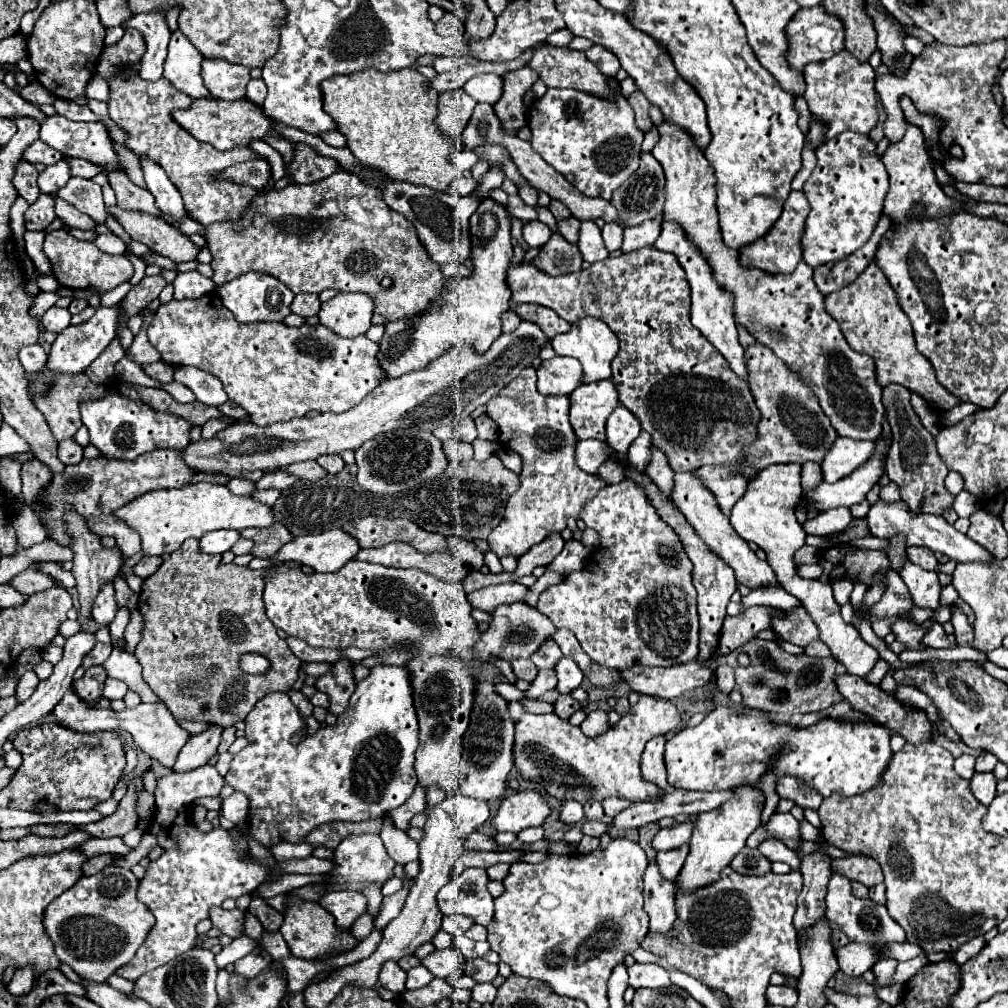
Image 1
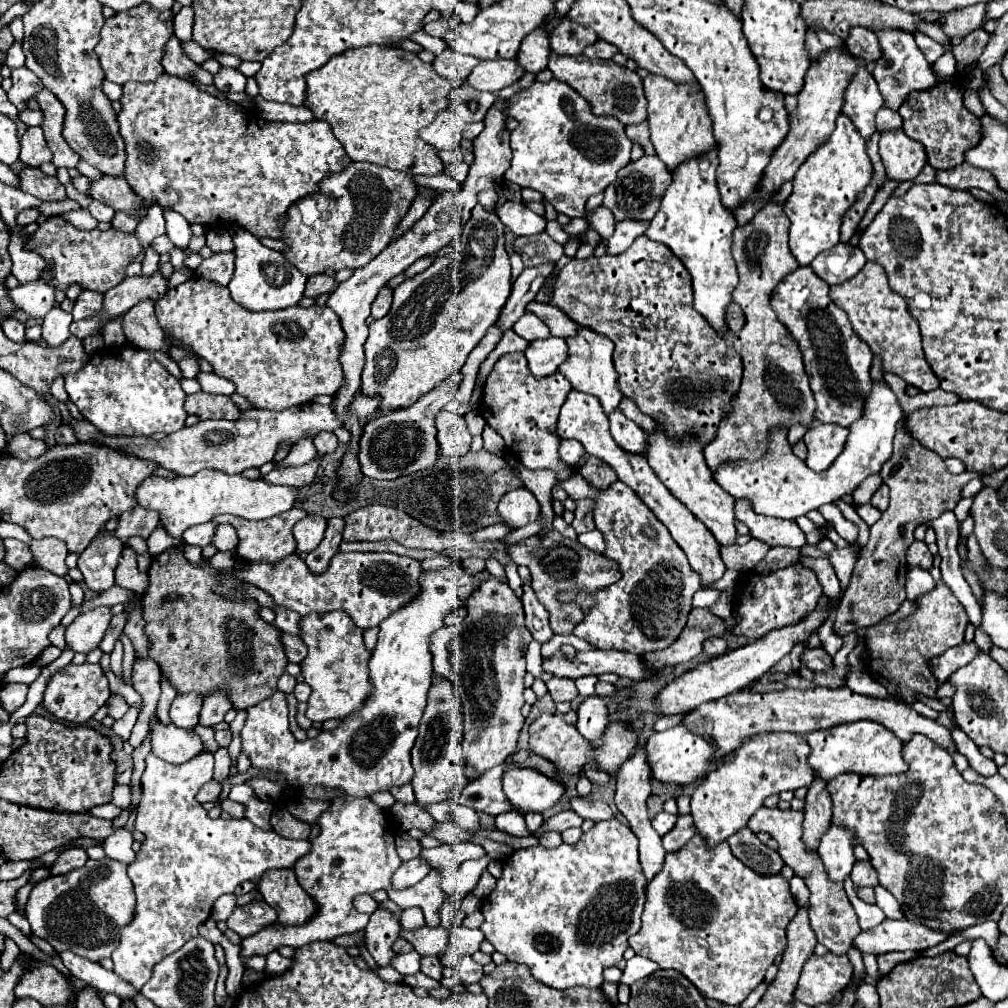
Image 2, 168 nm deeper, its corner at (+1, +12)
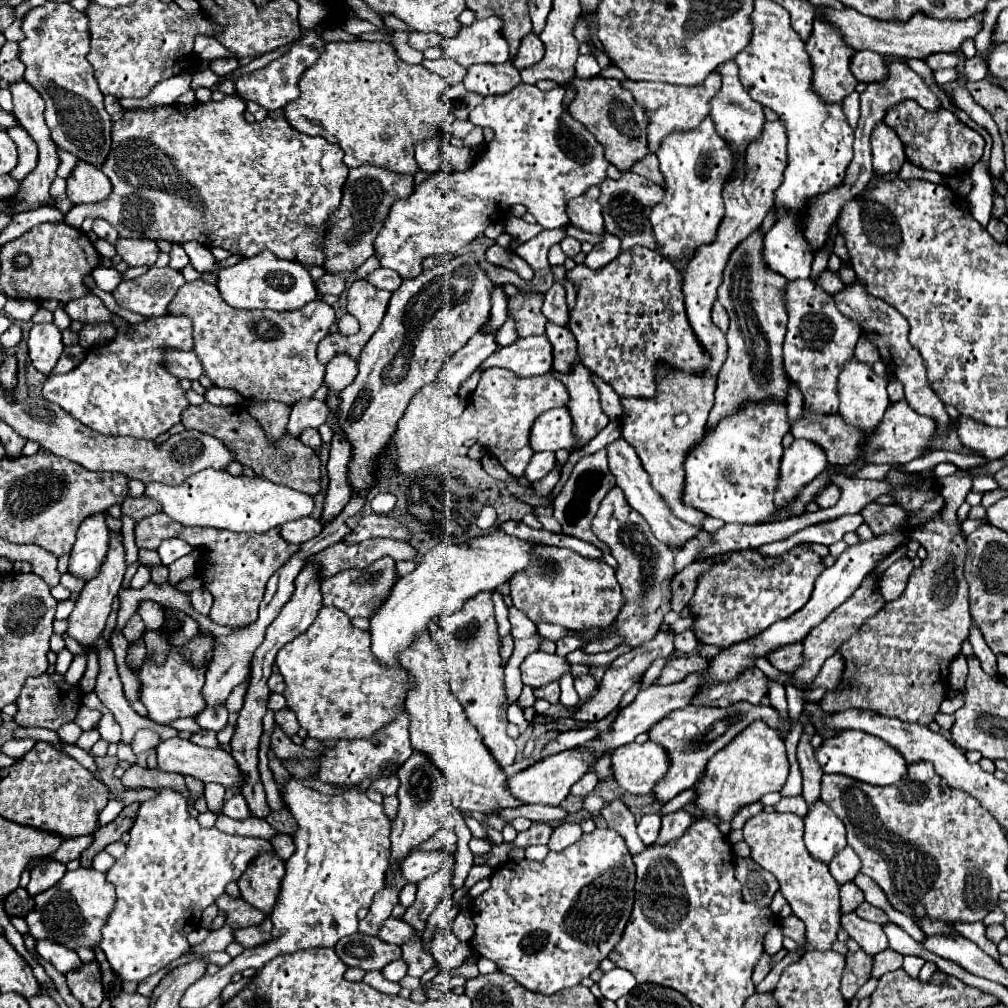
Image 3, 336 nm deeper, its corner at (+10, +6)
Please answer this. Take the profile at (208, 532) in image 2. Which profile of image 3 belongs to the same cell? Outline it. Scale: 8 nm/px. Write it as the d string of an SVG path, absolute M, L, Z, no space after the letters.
M166 539L166 541L162 541L162 545L156 551L158 551L162 565L170 565L176 559L188 555L192 551L192 547L186 545L186 541L182 541L182 539Z

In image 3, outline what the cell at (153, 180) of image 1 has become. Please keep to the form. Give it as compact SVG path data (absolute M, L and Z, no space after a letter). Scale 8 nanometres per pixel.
M172 245L172 251L170 251L170 267L176 269L176 271L182 271L186 265L190 263L186 251L182 249L182 245Z

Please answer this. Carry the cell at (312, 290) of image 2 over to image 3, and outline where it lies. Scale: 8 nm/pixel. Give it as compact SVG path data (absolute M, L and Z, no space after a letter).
M326 273L318 283L316 283L320 293L332 293L332 295L340 295L346 289L346 277L344 275L334 275L334 273Z

